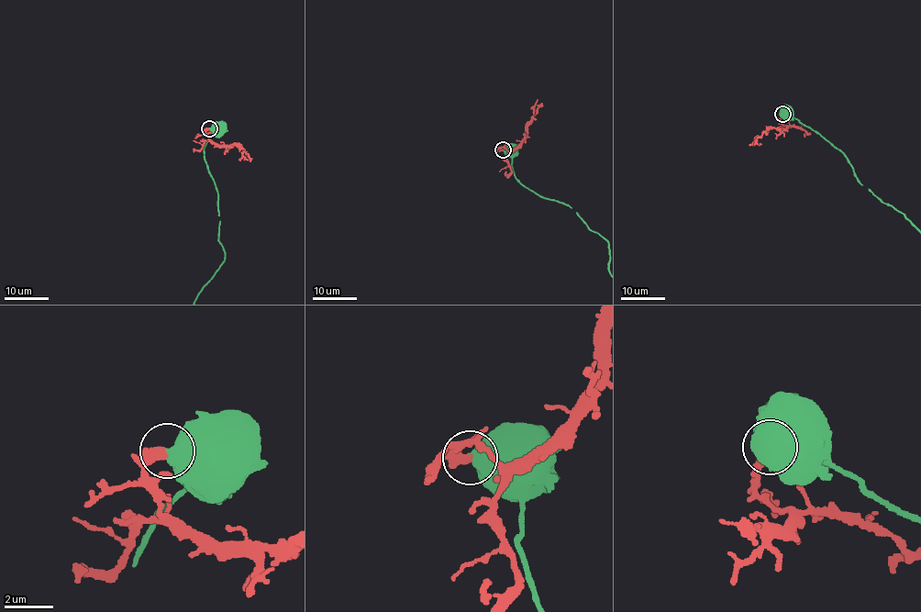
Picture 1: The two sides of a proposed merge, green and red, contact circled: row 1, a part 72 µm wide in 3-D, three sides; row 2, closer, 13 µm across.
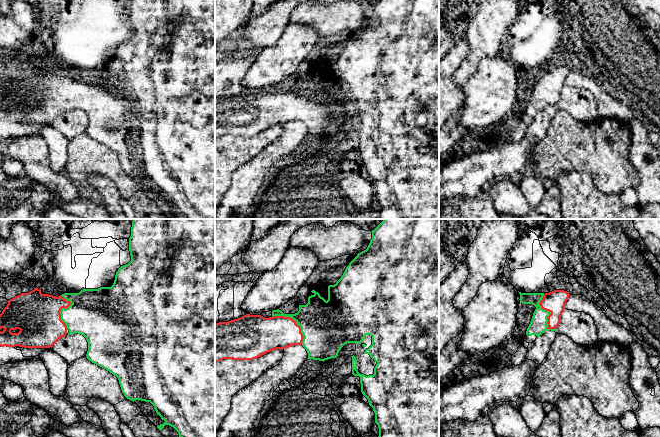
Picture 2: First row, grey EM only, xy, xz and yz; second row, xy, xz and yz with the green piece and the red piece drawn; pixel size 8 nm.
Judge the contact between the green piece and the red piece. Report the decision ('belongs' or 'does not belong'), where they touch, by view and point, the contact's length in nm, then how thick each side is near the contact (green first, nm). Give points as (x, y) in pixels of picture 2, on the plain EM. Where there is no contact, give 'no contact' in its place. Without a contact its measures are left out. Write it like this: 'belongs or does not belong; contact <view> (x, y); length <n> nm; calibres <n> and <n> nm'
does not belong; contact xz (296, 98); length 340 nm; calibres 400 and 260 nm

